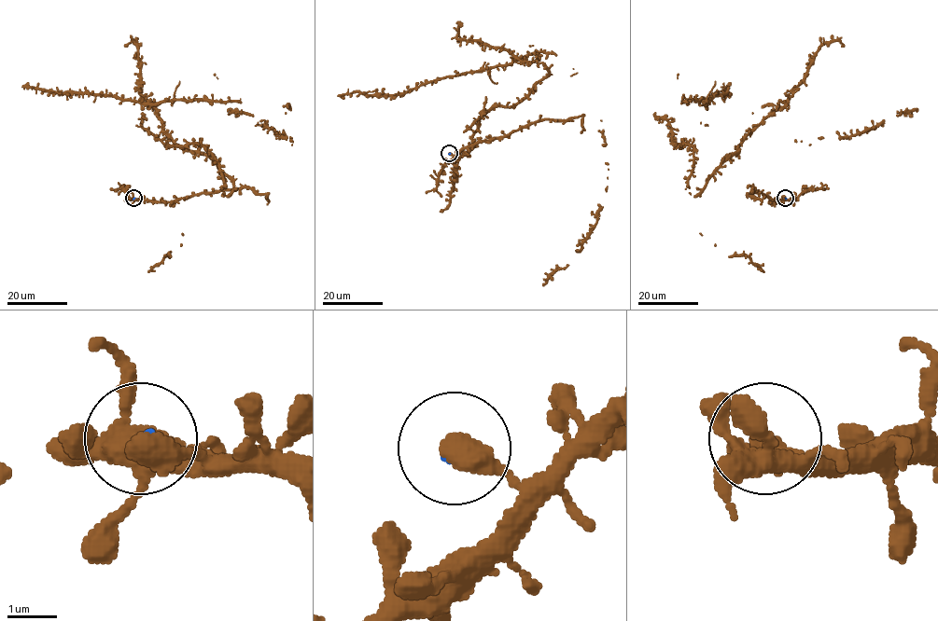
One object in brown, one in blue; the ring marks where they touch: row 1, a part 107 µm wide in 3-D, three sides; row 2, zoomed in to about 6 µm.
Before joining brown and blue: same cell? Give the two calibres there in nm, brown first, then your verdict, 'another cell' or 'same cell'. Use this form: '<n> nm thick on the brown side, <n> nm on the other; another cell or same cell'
550 nm thick on the brown side, 80 nm on the other; another cell

